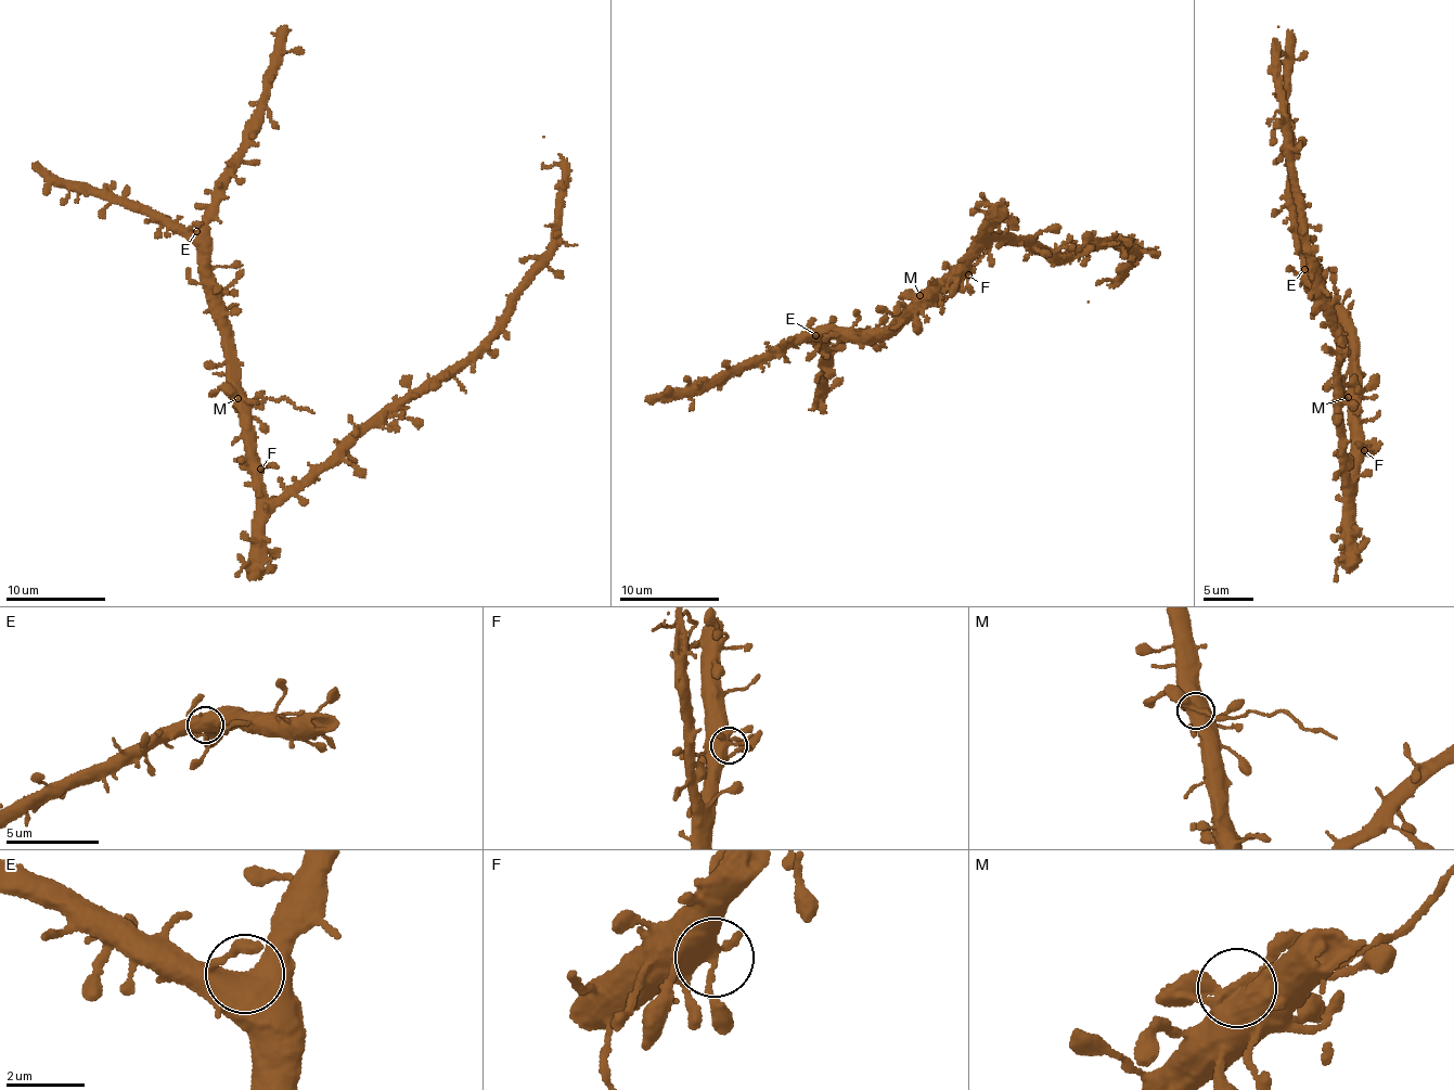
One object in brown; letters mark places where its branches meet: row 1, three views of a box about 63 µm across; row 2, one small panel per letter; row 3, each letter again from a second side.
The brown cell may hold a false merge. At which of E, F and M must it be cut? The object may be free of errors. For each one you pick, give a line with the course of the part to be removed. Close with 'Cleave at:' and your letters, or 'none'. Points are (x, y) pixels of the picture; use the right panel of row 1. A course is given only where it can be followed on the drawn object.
M: course (1348, 396), (1342, 396), (1346, 384), (1342, 380), (1324, 387)
Cleave at: M

